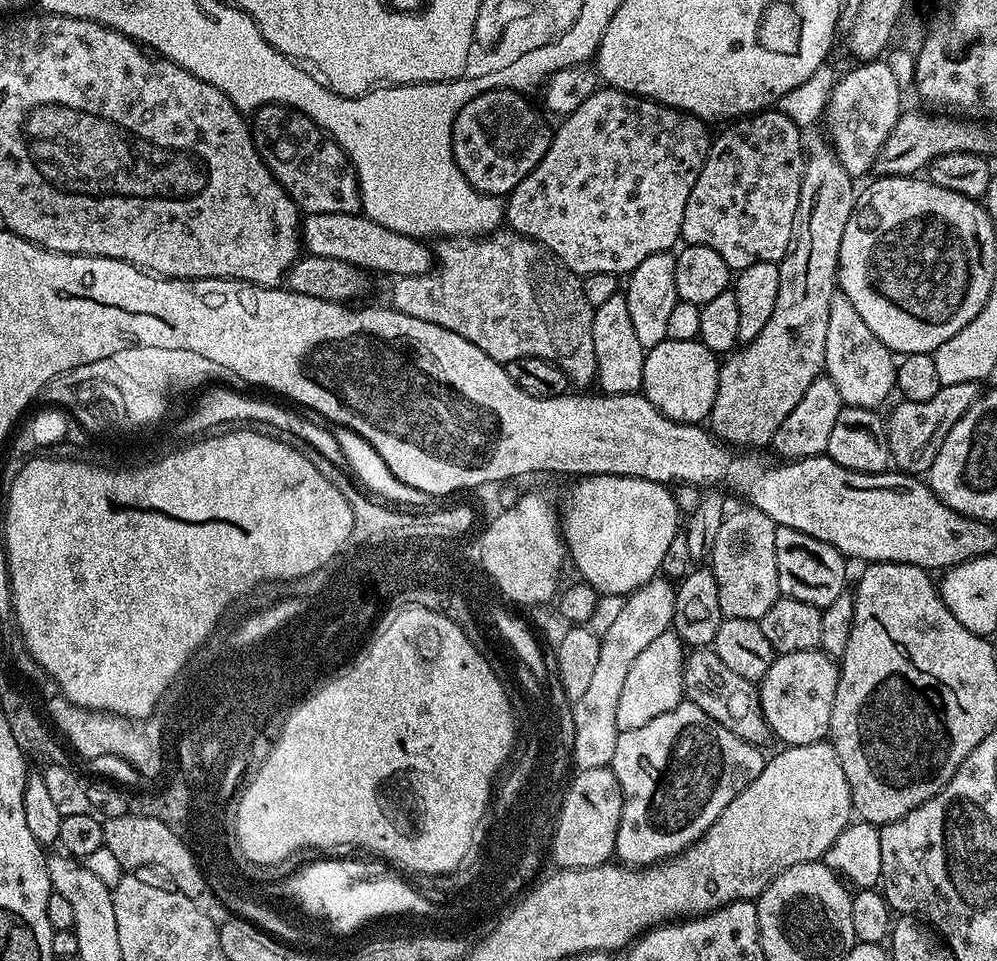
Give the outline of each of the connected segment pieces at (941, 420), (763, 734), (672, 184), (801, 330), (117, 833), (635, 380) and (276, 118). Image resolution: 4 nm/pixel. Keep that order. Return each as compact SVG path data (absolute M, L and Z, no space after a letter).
M962 382L961 384L943 385L938 390L938 394L934 394L934 398L930 398L930 402L910 402L909 400L901 399L899 401L900 405L892 413L887 413L886 416L888 454L891 463L901 472L909 474L928 473L934 458L938 454L938 450L942 446L942 442L946 438L946 434L950 434L954 422L958 422L958 418L962 418L962 414L966 414L966 410L970 410L970 406L976 400L977 395L978 388L976 384Z
M711 647L694 648L685 655L682 686L687 703L698 706L702 714L710 714L710 718L714 718L718 726L726 726L730 734L738 734L738 738L757 746L764 746L767 740L773 739L762 714L757 685L742 678L742 674L734 674L734 670L730 670L730 666L726 666Z
M600 86L600 89L589 91L586 102L578 106L568 116L559 121L560 129L557 127L552 133L552 141L548 152L538 162L536 169L522 182L518 182L516 189L508 193L506 197L506 224L511 231L522 234L526 238L536 240L544 248L549 248L560 261L577 276L583 278L595 272L615 272L617 274L630 274L650 254L666 252L677 247L682 230L682 214L686 214L686 201L690 198L690 190L702 174L702 166L708 157L708 148L712 145L713 137L708 136L709 125L705 121L692 116L688 112L681 112L678 108L665 108L657 104L655 100L646 100L642 96L632 96L617 88Z
M831 147L816 148L807 153L804 162L804 173L802 174L802 190L800 191L800 205L796 211L796 230L791 248L788 249L784 259L779 261L780 273L778 274L778 299L774 302L774 314L770 314L766 326L762 326L758 338L747 341L743 346L737 347L720 365L720 377L718 378L718 394L714 398L714 406L710 417L710 431L718 440L723 440L725 444L736 450L760 450L767 445L778 430L778 426L782 426L782 422L786 422L786 414L790 414L790 410L794 410L794 406L798 406L798 402L802 399L802 394L806 394L806 390L810 387L810 382L814 382L824 372L824 359L826 358L826 329L830 323L830 298L838 290L838 254L842 246L842 233L846 231L846 222L850 222L850 214L856 205L856 197L858 188L855 188L854 177L848 173L846 166L842 166L840 159L836 157L836 153Z
M129 814L122 818L104 820L103 825L104 847L118 858L118 862L124 870L161 868L173 880L171 883L174 885L175 891L194 901L199 901L200 895L206 892L205 875L200 871L200 864L194 858L194 854L186 846L186 842L182 842L182 838L178 838L178 834L174 834L174 830L170 830L170 826L158 822L158 818Z
M617 290L614 298L602 302L602 306L593 311L592 333L599 391L610 396L640 392L646 349L642 346L642 342L638 342L638 334L634 334L634 322L630 322L628 297L623 291Z
M285 104L257 108L250 120L252 140L262 162L304 214L346 214L361 211L360 178L352 159L306 114Z

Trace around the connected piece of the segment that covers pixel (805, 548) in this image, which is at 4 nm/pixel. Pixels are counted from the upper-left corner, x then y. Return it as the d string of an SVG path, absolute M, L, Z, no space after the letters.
M777 527L775 539L777 551L778 586L781 596L789 596L791 600L801 600L810 606L823 609L834 602L834 598L845 595L844 583L848 580L846 558L824 540L810 538L810 534L802 534L802 530Z

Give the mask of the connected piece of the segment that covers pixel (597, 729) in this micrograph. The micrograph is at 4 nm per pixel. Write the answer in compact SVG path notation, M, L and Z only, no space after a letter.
M667 578L649 580L637 588L625 599L618 618L610 630L600 637L598 663L590 681L590 686L571 705L574 718L573 753L577 755L579 765L586 770L606 768L614 758L614 746L620 737L618 718L618 697L622 694L622 685L634 666L634 658L658 638L658 634L672 628L674 602L676 601L676 584Z

